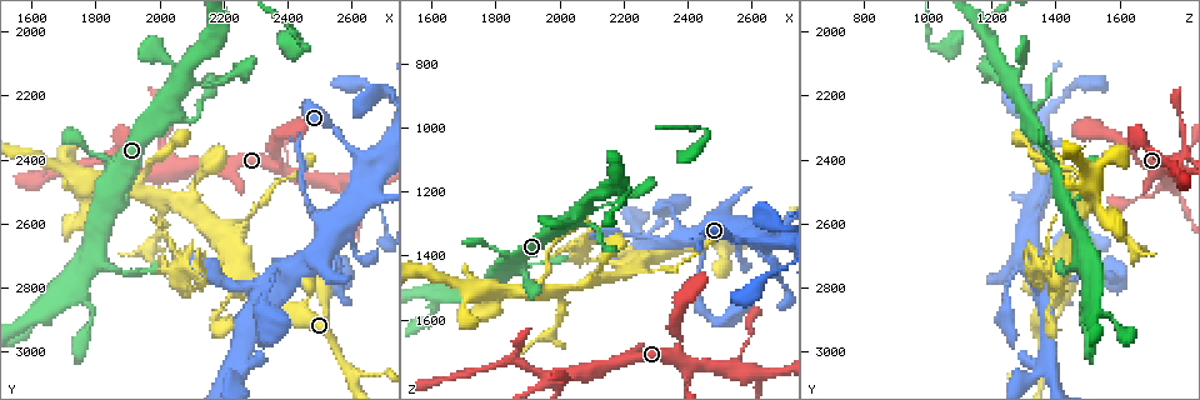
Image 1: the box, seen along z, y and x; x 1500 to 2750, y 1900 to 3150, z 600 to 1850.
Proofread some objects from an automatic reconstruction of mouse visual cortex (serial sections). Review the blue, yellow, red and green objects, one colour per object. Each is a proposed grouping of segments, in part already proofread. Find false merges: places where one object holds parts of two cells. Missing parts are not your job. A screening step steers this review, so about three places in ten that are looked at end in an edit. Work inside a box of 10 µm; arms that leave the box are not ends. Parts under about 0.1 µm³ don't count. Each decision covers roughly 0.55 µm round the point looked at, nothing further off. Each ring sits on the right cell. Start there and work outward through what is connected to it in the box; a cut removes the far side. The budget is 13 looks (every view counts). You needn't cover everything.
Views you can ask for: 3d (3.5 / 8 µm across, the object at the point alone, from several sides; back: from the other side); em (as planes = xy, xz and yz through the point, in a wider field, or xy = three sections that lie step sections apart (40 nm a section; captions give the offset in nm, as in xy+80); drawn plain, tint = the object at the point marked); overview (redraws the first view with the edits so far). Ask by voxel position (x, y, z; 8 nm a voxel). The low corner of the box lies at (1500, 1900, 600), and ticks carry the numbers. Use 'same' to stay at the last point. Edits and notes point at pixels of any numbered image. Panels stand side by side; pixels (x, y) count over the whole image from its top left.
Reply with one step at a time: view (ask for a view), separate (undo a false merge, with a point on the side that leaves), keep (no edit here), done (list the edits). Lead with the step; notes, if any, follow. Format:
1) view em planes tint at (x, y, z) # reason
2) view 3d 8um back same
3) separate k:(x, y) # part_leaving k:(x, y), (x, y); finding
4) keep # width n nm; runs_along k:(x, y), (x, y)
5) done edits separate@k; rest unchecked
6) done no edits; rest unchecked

view 3d 8um at (2200, 2000, 1180) # a fork

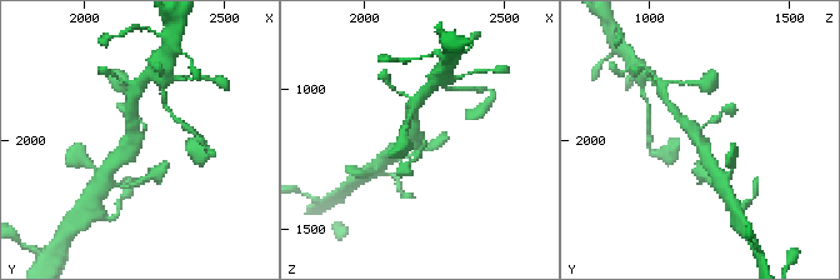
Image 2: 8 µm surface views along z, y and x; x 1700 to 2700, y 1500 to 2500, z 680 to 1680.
view em xy step 1 tint same # need the tissue

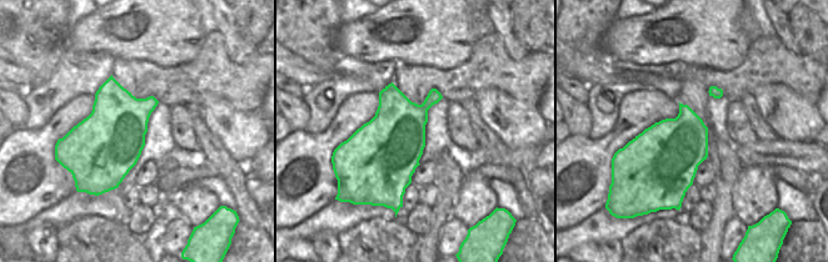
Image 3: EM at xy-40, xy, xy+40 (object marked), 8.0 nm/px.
keep # arm_widths 200, 300, 400 nm; runs_along 2:(709, 164), (695, 133), (674, 113); all the same cell

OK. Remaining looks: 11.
view 3d 3.5um at (2050, 2430, 1770) # three arms meet

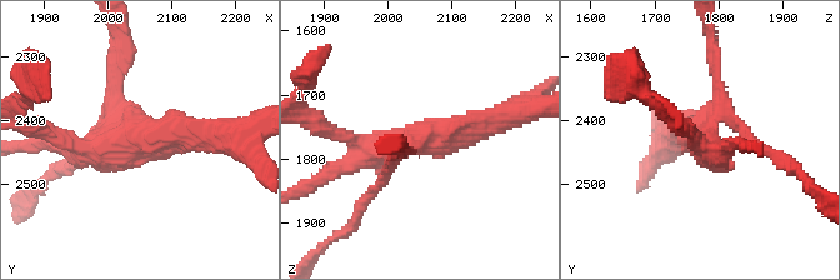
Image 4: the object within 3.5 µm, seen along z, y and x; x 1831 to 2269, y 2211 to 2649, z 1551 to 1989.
view em xy step 5 plain at (2040, 2420, 1770)

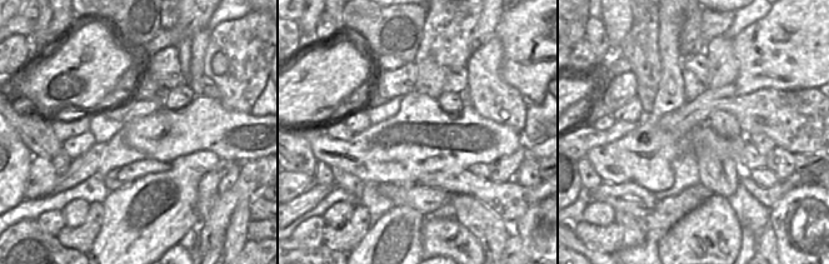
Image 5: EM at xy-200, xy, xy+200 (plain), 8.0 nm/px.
view em xy step 5 tint same

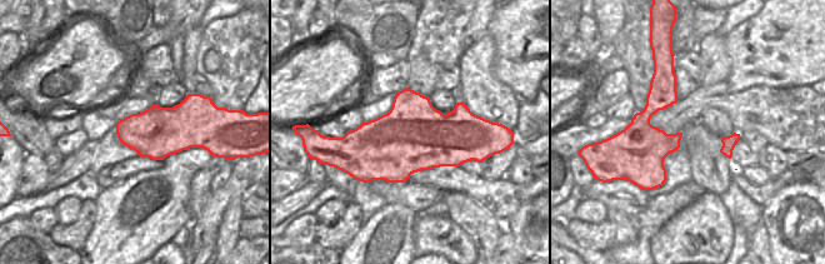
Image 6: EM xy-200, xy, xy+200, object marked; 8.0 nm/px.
keep # width 550 nm; runs_along 4:(495, 119), (380, 148), (343, 135); all the same cell

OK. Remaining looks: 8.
view 3d 3.5um at (2160, 2760, 1420) # abrupt turn

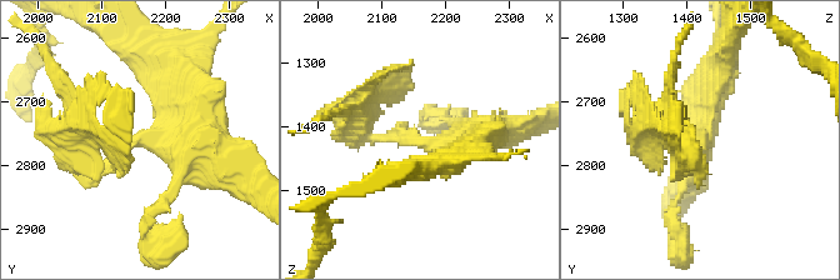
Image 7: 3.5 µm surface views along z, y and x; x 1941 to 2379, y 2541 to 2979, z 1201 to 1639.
view em xy step 1 tint at (2160, 2760, 1425) # arm_widths 100, 450 nm

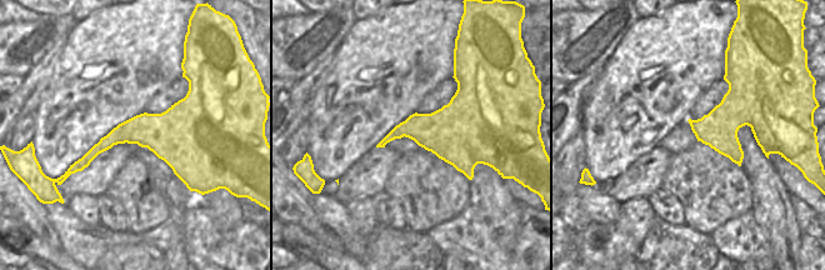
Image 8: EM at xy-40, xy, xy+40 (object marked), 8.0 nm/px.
separate 7:(374, 116) # border 8:(113, 129), (121, 133), (128, 141); a second cell is stuck on

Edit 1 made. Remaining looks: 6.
view overview

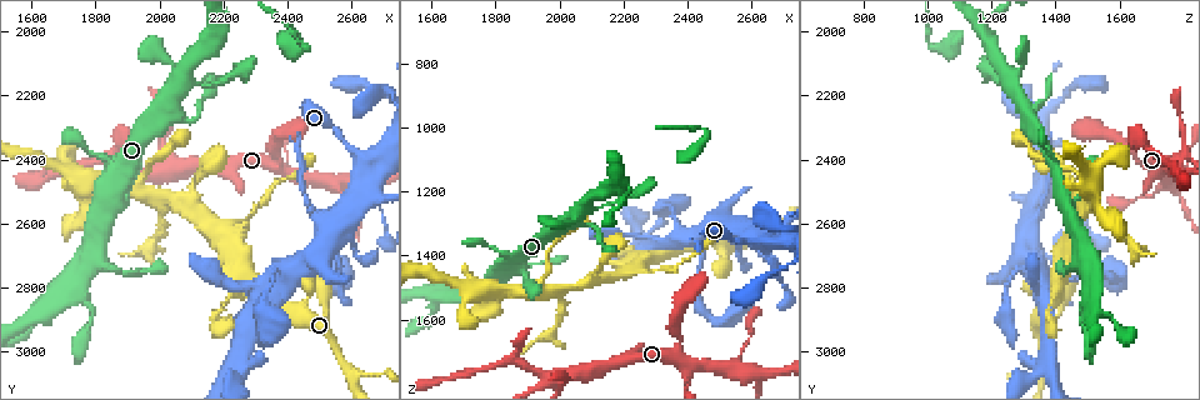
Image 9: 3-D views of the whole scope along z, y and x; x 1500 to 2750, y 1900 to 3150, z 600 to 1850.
view em xy step 1 tint at (2590, 3050, 1360) # three-way junction

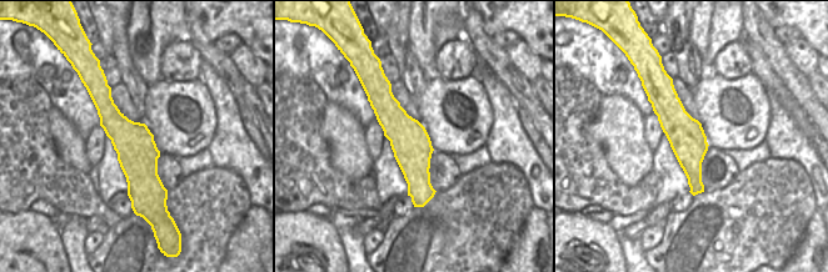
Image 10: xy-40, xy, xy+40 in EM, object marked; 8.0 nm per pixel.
view 3d 3.5um same # wider look

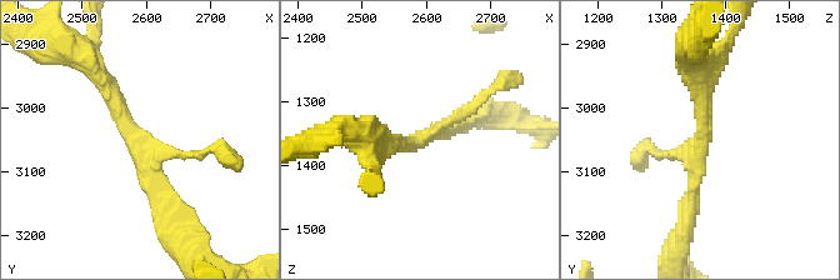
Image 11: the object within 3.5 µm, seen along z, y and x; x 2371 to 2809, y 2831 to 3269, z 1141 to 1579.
keep # width 320 nm; runs_along 10:(104, 82), (143, 205); one cell here

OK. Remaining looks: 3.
view 3d 3.5um at (2640, 2410, 1360) # four-way junction

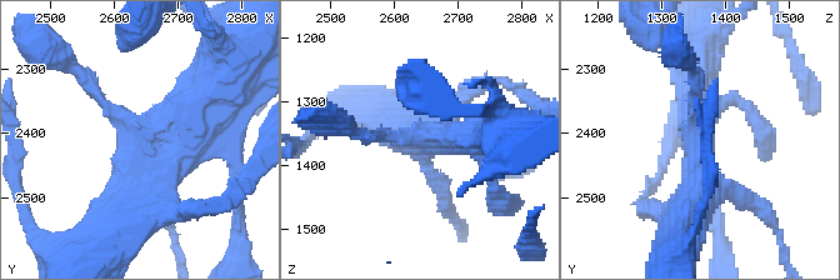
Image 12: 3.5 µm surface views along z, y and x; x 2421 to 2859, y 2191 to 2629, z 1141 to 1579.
view em xy step 5 plain at (2645, 2405, 1355) # need the tissue

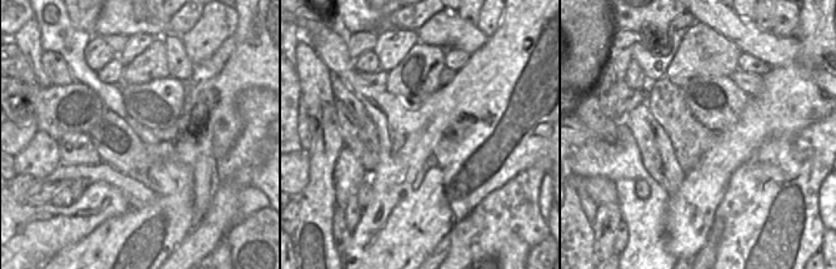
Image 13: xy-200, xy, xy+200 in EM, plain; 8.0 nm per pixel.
view em xy step 5 tint same

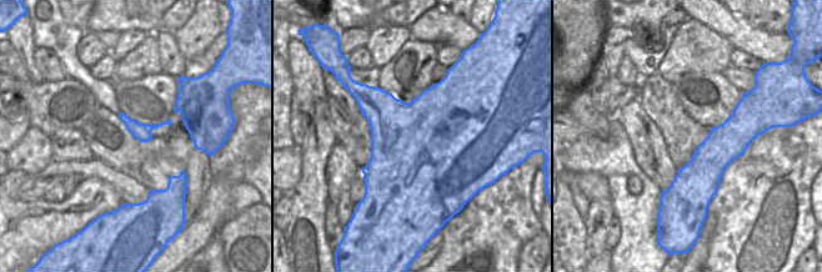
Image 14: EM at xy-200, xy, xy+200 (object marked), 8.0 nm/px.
keep # arms 4; runs_along 12:(88, 80), (145, 138), (119, 214); continuous, no second cell

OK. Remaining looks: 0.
done edits separate@7; rest unchecked

